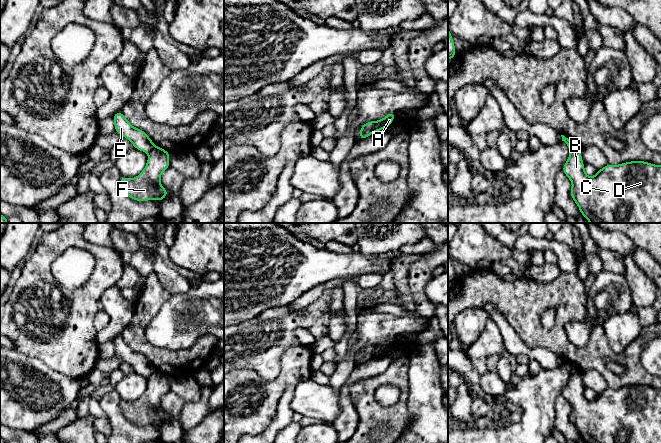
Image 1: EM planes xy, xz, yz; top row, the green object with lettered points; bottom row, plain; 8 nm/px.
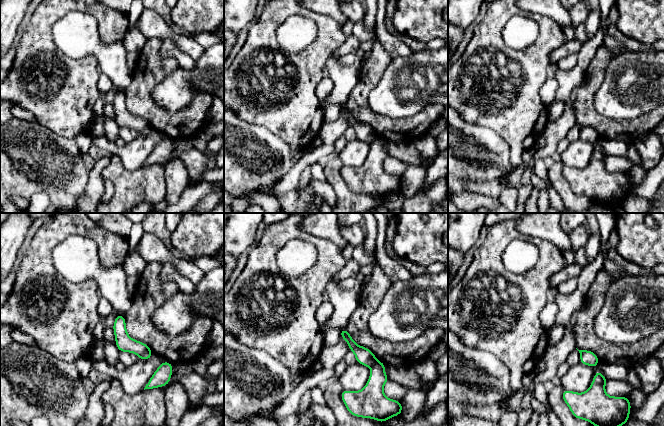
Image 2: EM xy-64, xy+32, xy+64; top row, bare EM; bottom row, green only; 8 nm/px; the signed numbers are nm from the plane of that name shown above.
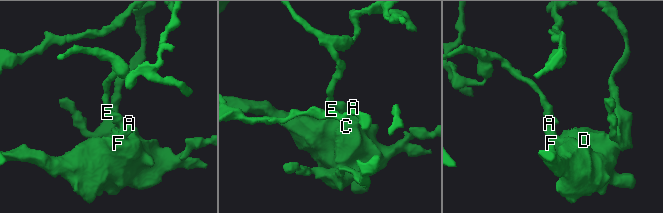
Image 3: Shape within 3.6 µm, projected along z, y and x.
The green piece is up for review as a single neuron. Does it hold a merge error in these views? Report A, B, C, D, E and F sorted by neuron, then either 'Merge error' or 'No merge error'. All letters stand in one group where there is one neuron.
Groups: A B C D F / E. Merge error

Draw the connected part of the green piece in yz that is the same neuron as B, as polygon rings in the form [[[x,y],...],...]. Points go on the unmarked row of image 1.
[[[581,373],[570,374],[562,395],[572,406],[571,422],[586,443],[661,443],[661,389],[645,385],[630,385],[619,389],[607,388],[594,401],[585,397]]]

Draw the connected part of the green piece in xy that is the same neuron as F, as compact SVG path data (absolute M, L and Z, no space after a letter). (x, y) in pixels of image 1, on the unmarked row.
M155 370L149 377L147 388L135 402L120 402L120 408L125 418L133 424L143 426L148 424L162 425L168 420L168 415L161 409L161 398L170 391L170 377Z

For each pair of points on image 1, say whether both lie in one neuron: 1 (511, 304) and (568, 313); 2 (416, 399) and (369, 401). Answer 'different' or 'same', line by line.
1: same
2: different

